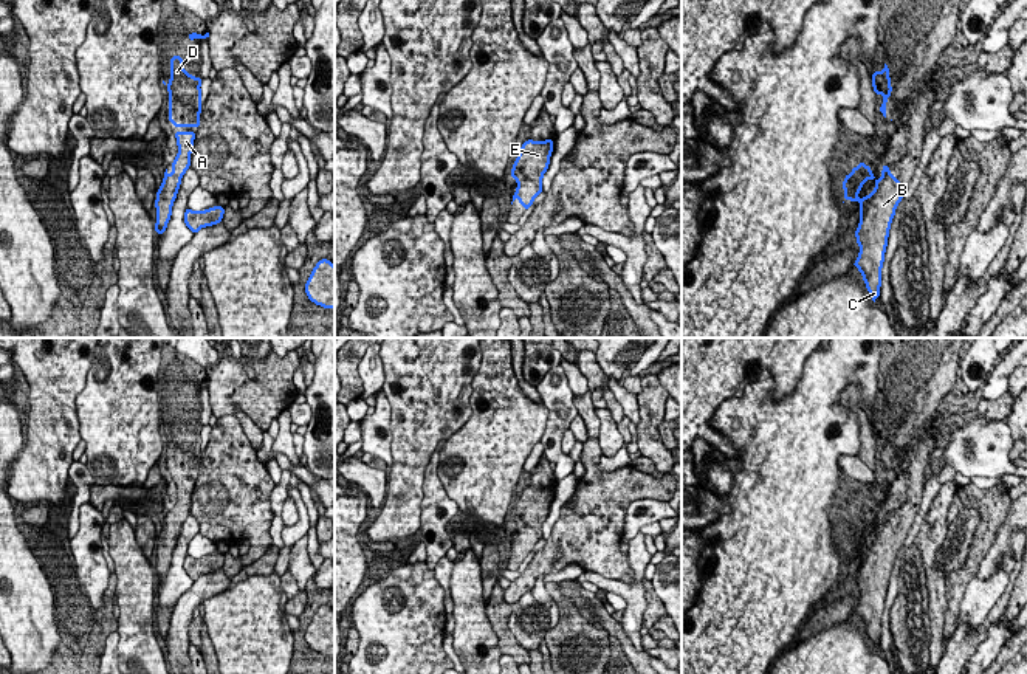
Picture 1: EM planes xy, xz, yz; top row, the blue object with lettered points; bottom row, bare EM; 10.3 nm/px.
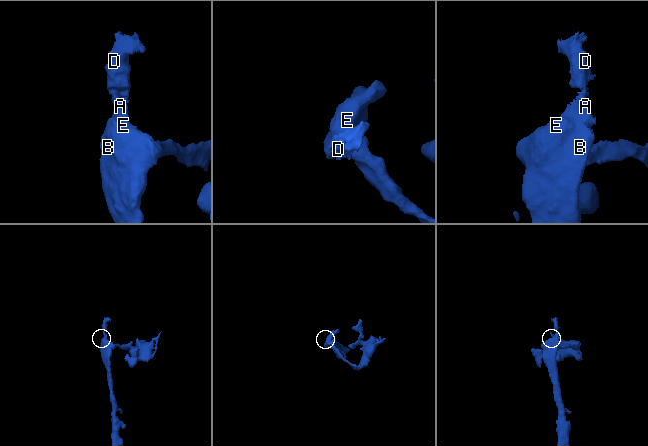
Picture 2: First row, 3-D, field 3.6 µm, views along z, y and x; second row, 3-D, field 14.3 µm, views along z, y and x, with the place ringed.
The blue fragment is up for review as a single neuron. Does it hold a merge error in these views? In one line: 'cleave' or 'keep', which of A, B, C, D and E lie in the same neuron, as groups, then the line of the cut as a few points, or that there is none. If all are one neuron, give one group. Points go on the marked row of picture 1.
keep; groups A B C D E; cut none

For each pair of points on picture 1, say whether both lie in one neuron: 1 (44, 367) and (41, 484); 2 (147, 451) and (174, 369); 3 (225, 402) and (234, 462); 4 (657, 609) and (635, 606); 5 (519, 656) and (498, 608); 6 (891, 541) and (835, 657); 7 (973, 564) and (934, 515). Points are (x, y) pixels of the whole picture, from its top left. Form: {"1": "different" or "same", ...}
{"1": "same", "2": "different", "3": "different", "4": "different", "5": "same", "6": "different", "7": "different"}

